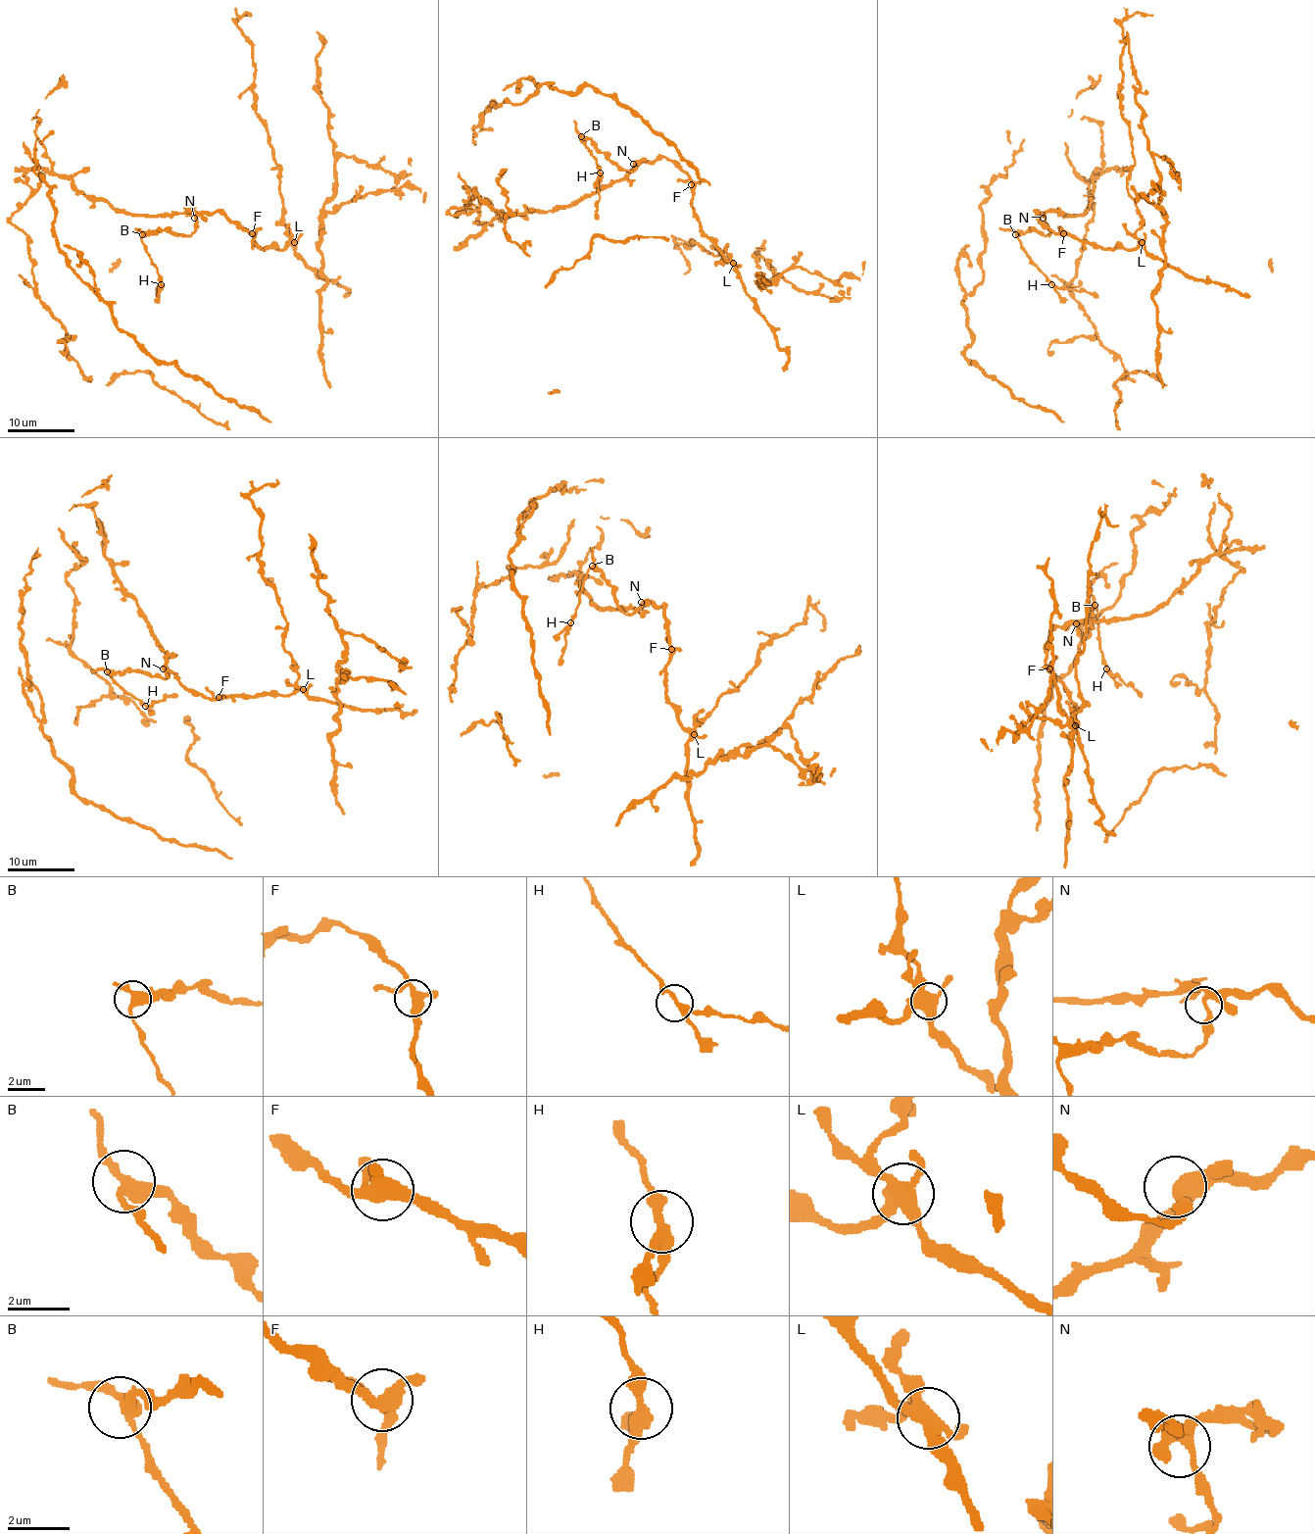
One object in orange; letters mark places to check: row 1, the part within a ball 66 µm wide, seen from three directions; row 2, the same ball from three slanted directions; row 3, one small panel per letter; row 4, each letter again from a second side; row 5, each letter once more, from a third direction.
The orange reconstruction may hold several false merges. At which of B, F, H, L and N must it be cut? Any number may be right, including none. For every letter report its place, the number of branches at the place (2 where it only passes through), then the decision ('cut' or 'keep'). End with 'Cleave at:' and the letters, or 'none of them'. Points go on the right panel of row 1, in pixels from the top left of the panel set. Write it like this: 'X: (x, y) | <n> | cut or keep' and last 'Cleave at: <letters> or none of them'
B: (1015, 234) | 3 | keep
F: (1063, 233) | 4 | keep
H: (1051, 284) | 3 | keep
L: (1142, 242) | 4 | keep
N: (1043, 218) | 3 | keep
Cleave at: none of them

